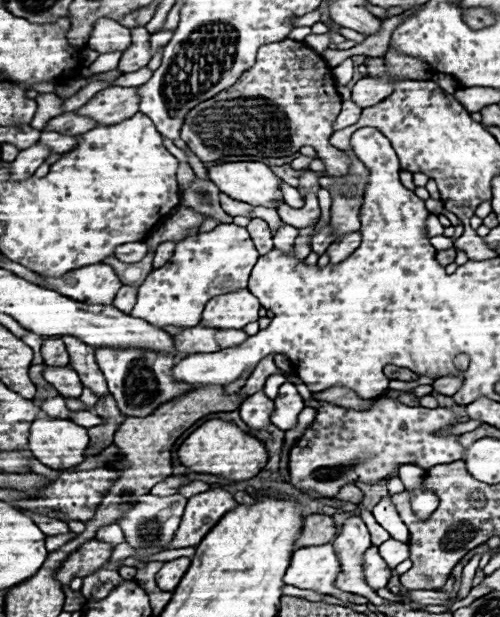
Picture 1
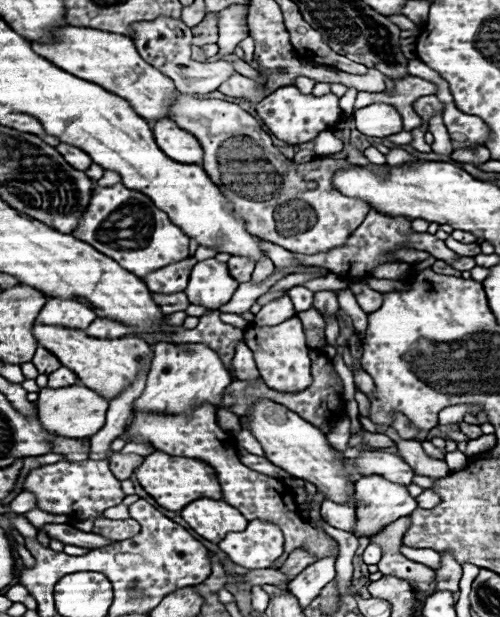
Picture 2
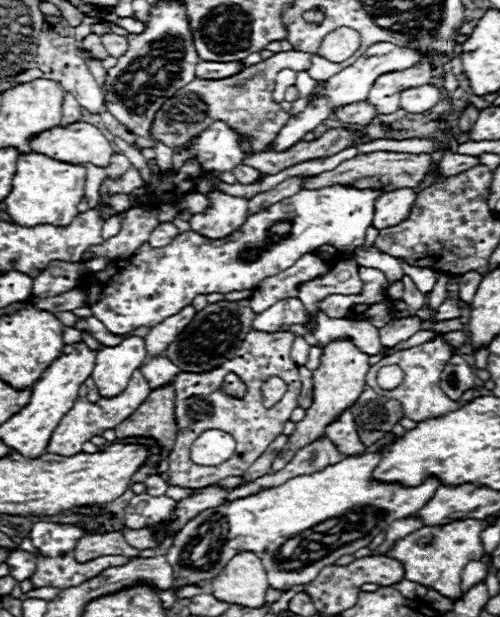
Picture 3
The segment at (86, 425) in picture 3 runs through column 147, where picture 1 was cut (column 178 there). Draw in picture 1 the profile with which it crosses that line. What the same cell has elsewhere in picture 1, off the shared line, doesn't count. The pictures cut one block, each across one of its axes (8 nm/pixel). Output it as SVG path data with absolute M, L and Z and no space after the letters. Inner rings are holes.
M96 348L96 364L102 370L110 394L114 396L124 416L150 416L162 404L194 390L194 386L180 382L172 376L172 356L156 356L152 352L112 352L112 348Z

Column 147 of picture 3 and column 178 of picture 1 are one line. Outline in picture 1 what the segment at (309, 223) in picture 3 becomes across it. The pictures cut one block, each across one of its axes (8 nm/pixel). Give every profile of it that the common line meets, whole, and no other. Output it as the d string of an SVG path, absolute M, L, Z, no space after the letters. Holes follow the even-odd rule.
M218 224L214 230L188 236L176 244L174 256L162 268L154 270L138 290L134 316L156 328L198 326L202 310L212 296L230 294L248 286L248 276L259 258L246 228L236 224Z

